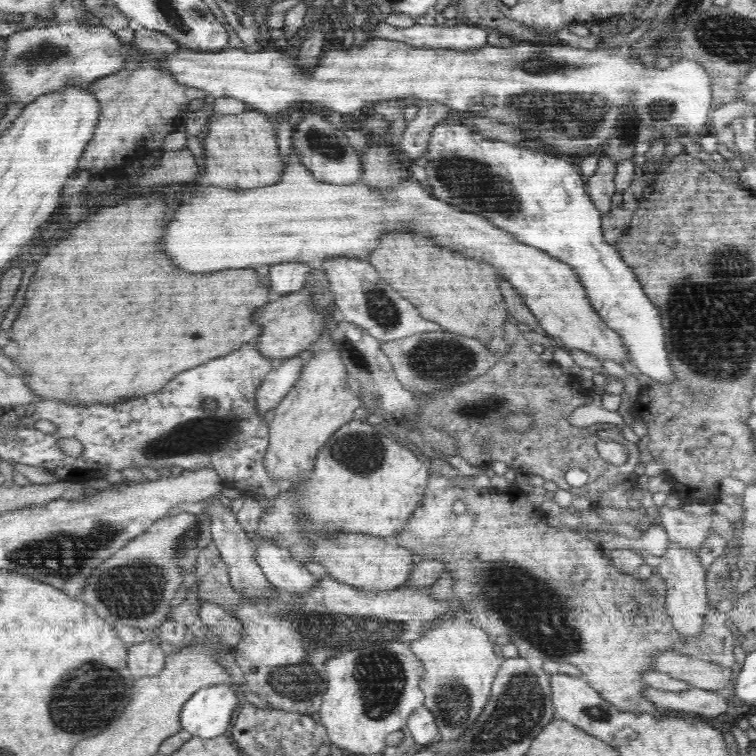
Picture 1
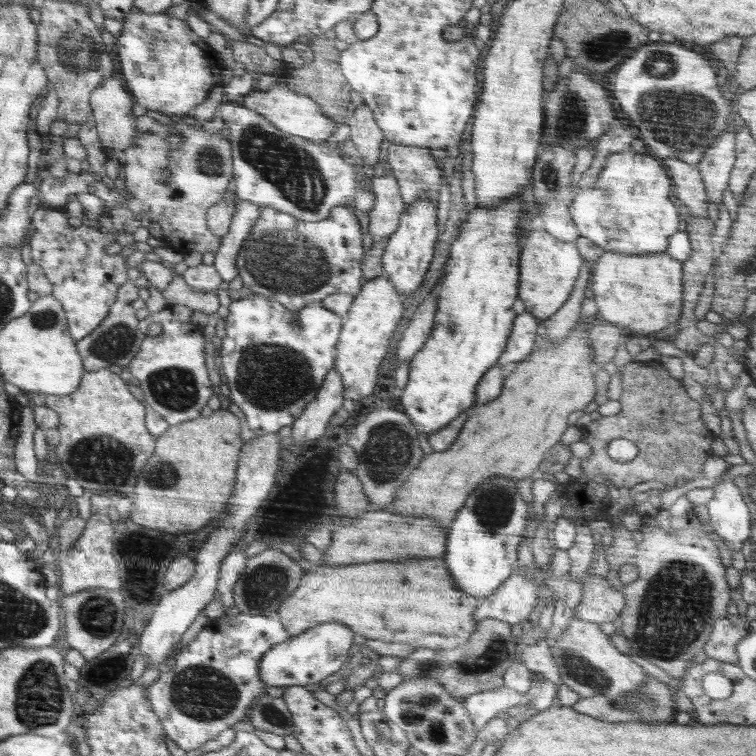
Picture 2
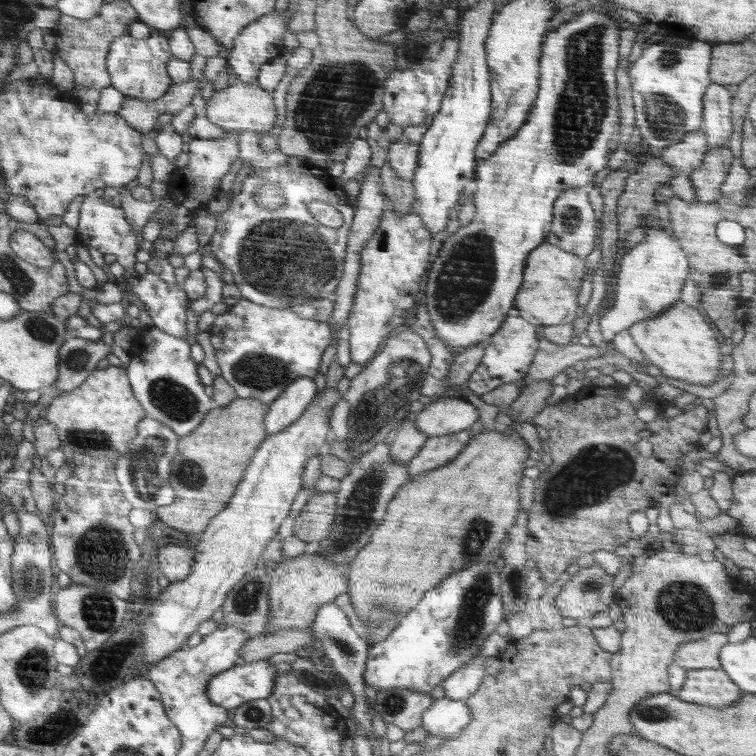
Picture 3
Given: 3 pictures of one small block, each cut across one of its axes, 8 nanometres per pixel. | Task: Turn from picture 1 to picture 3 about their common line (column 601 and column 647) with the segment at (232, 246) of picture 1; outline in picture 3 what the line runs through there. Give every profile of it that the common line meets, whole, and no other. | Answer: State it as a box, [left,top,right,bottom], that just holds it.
[628,300,720,385]

